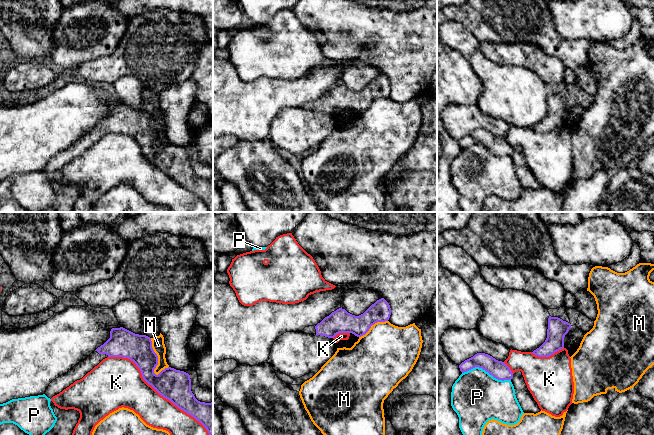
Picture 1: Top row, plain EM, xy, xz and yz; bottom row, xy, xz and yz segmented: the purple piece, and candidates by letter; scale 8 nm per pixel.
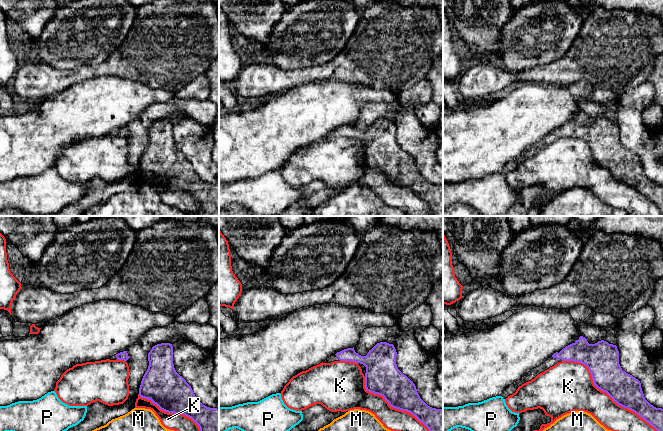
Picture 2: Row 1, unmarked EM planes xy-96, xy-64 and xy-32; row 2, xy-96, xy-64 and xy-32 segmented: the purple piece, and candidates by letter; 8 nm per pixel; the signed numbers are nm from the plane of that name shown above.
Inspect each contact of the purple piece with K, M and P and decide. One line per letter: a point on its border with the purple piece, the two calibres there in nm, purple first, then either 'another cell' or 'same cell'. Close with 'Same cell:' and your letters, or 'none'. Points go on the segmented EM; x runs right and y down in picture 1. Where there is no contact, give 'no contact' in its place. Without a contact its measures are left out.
K: meets purple in xy at (157, 391); 260 nm thick on the purple side, 300 nm on the other; another cell
M: meets purple in xy at (157, 357); 240 nm thick on the purple side, 100 nm on the other; another cell
P: meets purple in yz at (486, 371); 140 nm thick on the purple side, 420 nm on the other; another cell
Same cell: none

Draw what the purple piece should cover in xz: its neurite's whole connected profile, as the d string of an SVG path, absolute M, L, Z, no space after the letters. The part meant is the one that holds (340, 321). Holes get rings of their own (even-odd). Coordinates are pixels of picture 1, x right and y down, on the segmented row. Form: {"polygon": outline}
{"polygon": "M381 298L359 316L339 308L314 326L305 327L302 332L334 338L339 333L352 333L357 337L365 335L372 325L388 321L391 315L389 303Z"}

